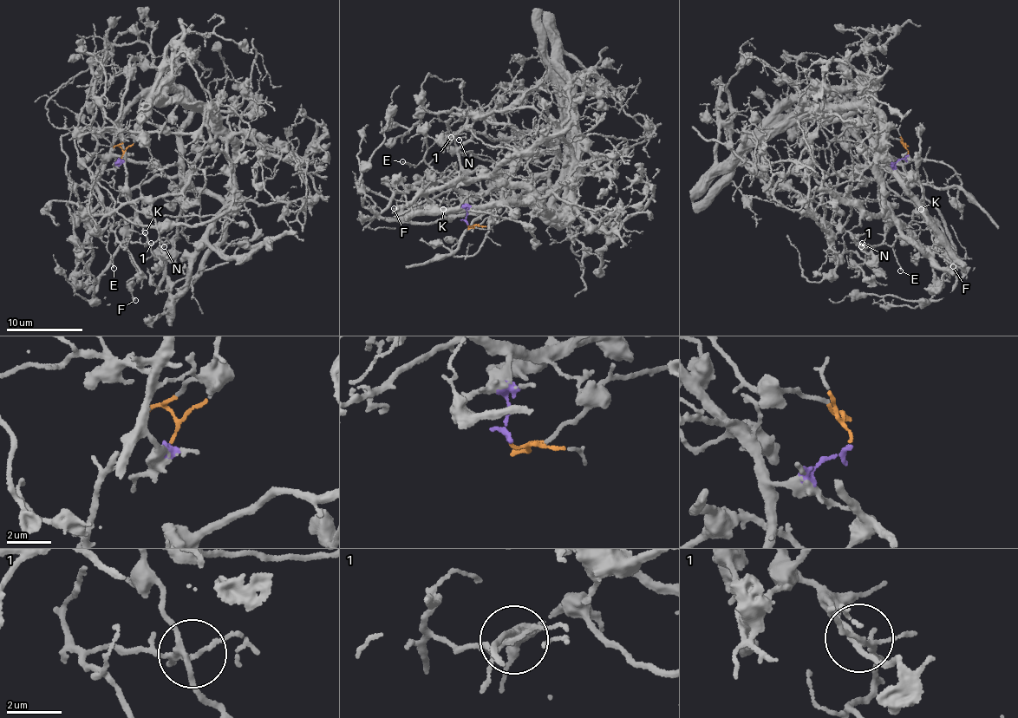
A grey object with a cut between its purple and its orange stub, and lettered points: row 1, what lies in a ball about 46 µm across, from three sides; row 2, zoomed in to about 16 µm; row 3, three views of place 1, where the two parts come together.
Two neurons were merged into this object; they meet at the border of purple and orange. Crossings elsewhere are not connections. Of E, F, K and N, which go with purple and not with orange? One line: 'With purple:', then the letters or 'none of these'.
With purple: E, N

